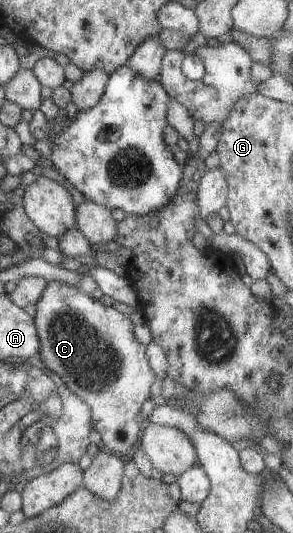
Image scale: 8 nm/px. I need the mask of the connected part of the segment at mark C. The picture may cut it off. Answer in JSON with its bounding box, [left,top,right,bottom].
[33,280,156,457]

